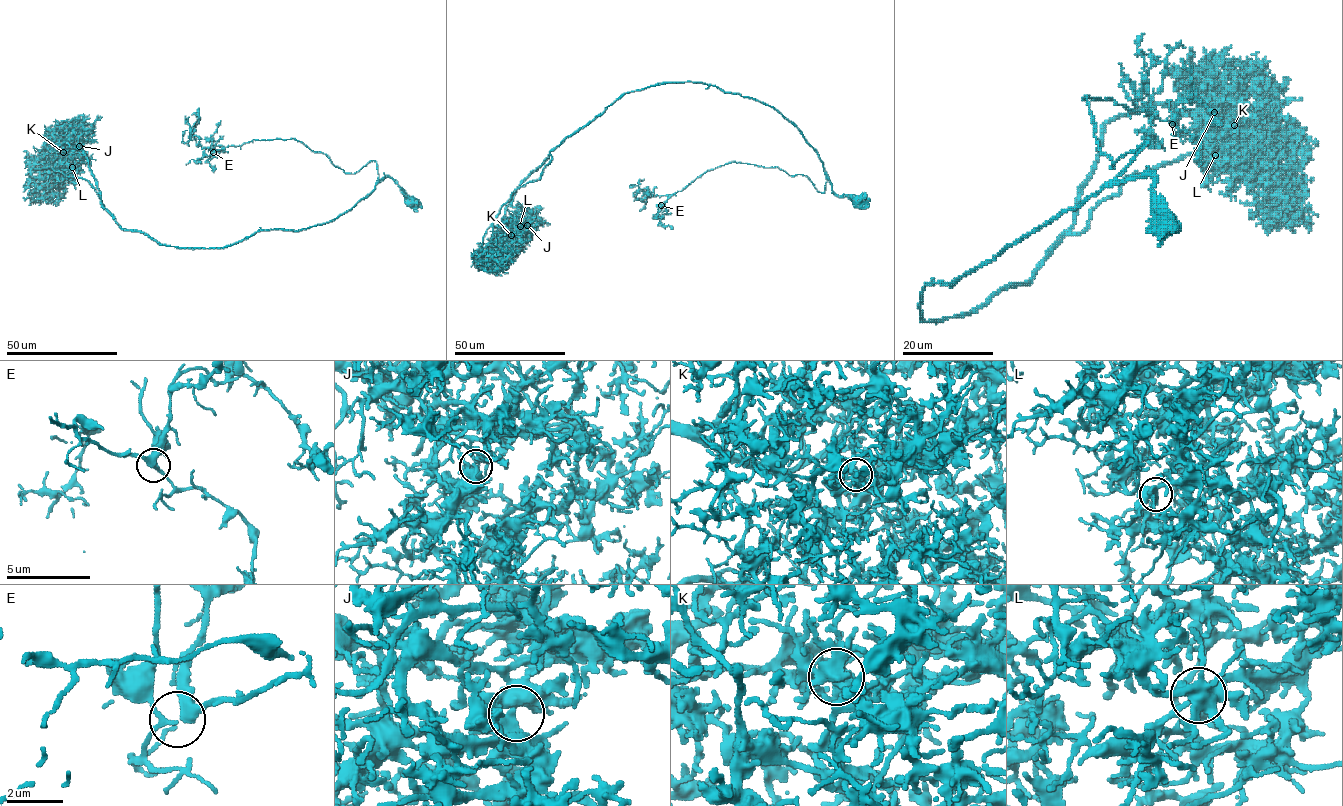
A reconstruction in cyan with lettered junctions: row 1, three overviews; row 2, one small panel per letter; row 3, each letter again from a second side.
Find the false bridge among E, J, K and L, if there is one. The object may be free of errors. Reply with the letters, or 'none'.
none

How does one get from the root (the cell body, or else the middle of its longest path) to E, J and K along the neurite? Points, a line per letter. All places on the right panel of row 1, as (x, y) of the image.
E: (1165, 226), (1151, 176), (1116, 178), (1148, 143), (1109, 168), (1084, 98), (1110, 98), (1172, 123)
J: (1165, 226), (1151, 176), (1106, 186), (927, 283), (922, 319), (1031, 280), (1108, 122), (1203, 96), (1214, 112)
K: (1165, 226), (1151, 176), (1106, 186), (927, 283), (922, 319), (1031, 280), (1108, 122), (1234, 125)

